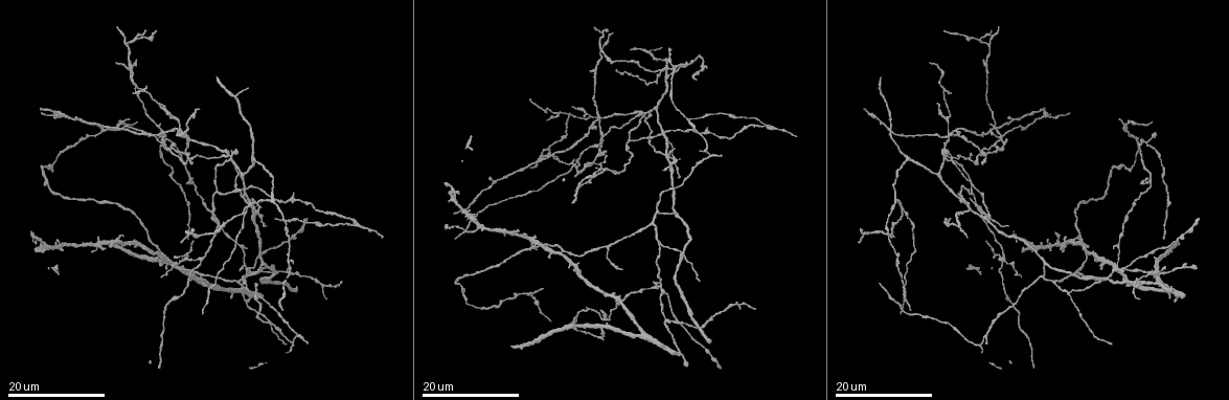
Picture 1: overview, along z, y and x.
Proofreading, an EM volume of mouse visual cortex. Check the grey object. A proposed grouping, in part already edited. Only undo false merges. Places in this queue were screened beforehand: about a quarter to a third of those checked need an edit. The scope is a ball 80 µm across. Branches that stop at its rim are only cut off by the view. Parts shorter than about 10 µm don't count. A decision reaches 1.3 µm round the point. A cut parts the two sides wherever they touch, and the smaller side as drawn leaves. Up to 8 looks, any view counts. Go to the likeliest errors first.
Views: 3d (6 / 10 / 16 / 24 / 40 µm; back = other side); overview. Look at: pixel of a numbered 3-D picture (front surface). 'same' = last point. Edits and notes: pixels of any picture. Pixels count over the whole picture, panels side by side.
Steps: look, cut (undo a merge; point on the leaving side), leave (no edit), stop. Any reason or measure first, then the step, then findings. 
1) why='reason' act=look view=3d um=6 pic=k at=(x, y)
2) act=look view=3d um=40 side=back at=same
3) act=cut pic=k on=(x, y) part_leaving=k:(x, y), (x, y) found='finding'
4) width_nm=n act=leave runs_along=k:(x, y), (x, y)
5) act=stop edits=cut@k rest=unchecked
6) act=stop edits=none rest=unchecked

why='four or more arms meet' act=look view=3d um=16 pic=1 at=(662, 286)

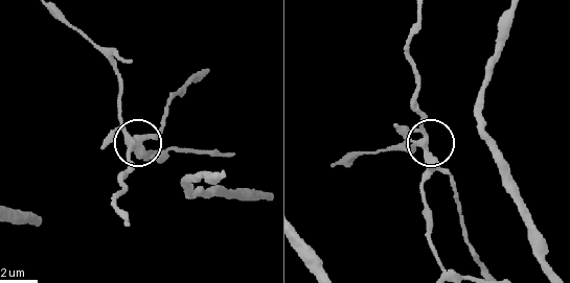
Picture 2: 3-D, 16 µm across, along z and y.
act=look view=3d um=10 pic=2 at=(129, 135)

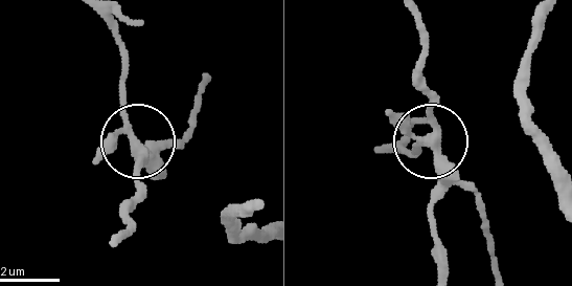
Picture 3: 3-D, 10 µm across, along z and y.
act=leave runs_along=3:(416, 15), (418, 68), (433, 97), (440, 158), (433, 238) found='all the same neuron'

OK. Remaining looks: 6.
why='arms part here' act=look view=3d um=24 pic=1 at=(225, 150)

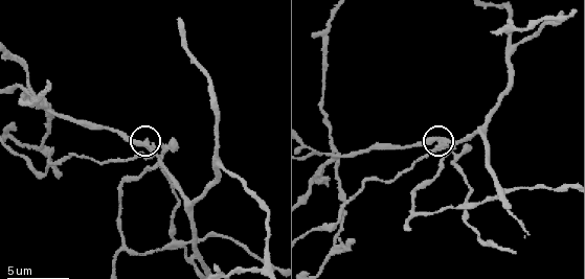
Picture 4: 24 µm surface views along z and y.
act=look view=3d um=6 at=same

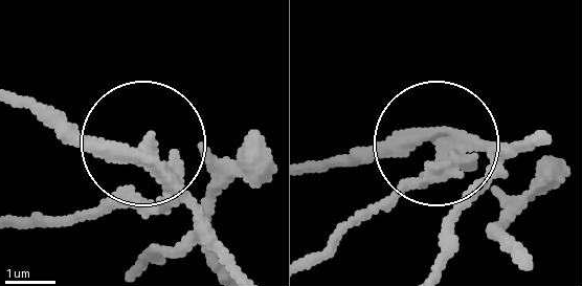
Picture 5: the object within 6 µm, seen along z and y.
width_nm=290 act=cut pic=5 on=(108, 213) part_leaving=5:(162, 184), (17, 222) found='a second neuron is stuck on'

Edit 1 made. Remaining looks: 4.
act=look view=overview

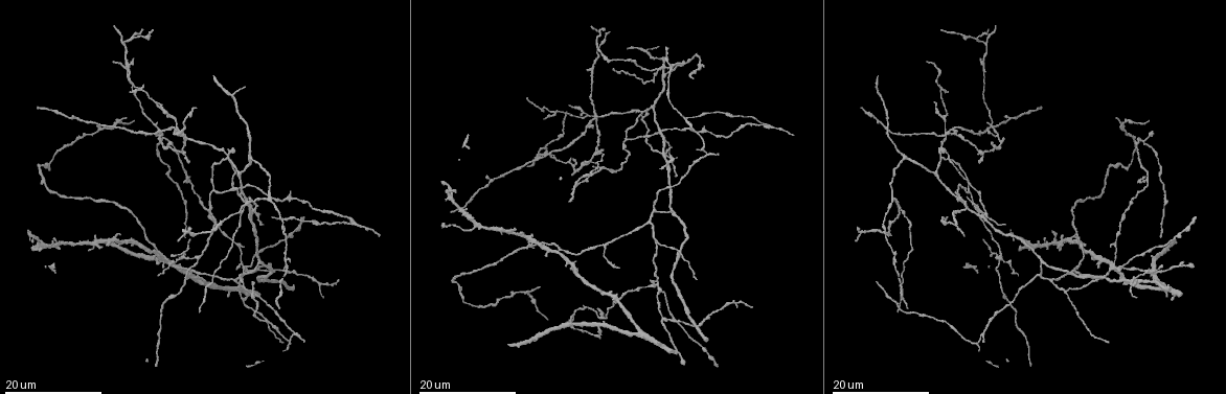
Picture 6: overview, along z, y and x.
why='arms part here' act=look view=3d um=24 pic=6 at=(893, 198)

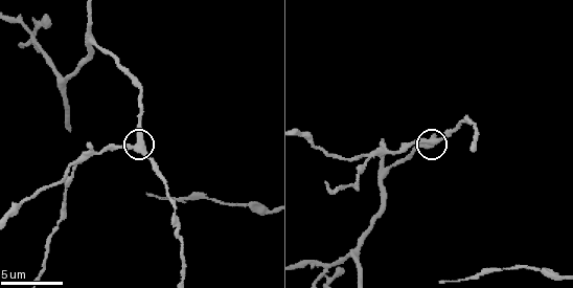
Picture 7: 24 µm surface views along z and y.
act=look view=3d um=10 pic=7 at=(426, 139)

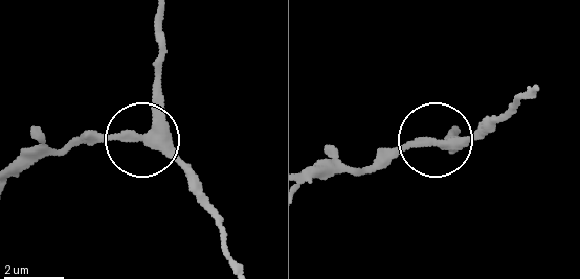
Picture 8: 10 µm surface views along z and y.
act=leave runs_along=8:(158, 16), (158, 113), (148, 136), (207, 193) found='continuous, no second neuron'

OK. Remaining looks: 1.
act=stop edits=cut@5 rest=unchecked

